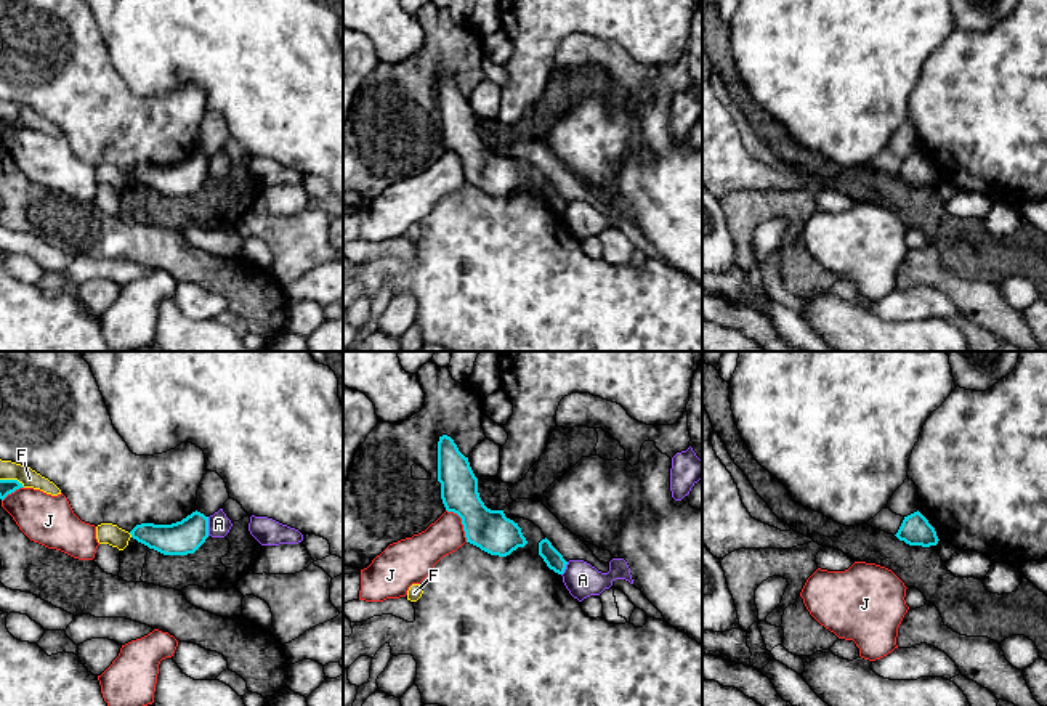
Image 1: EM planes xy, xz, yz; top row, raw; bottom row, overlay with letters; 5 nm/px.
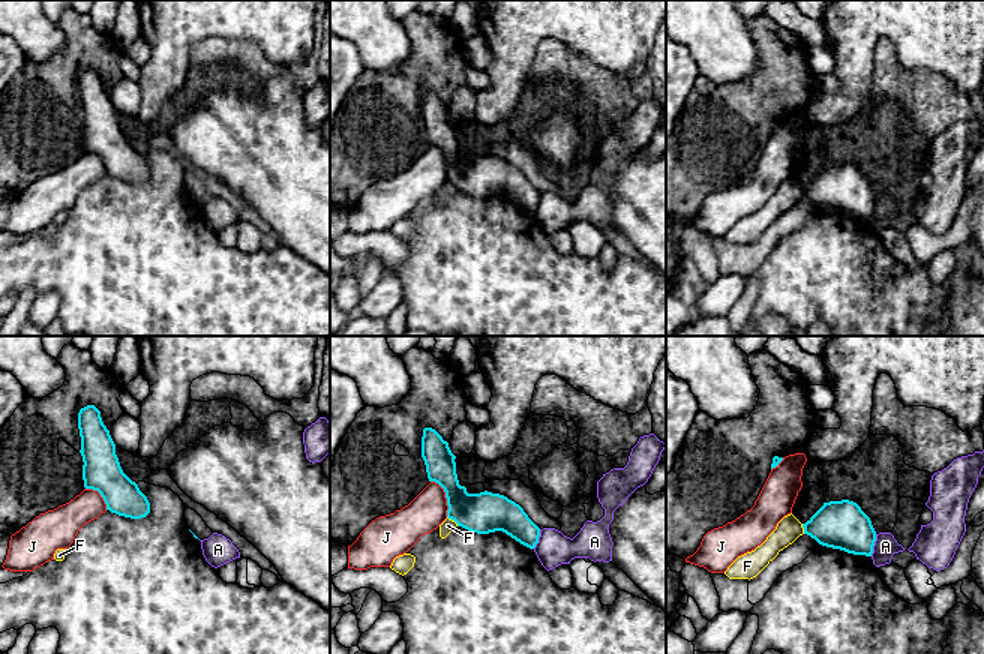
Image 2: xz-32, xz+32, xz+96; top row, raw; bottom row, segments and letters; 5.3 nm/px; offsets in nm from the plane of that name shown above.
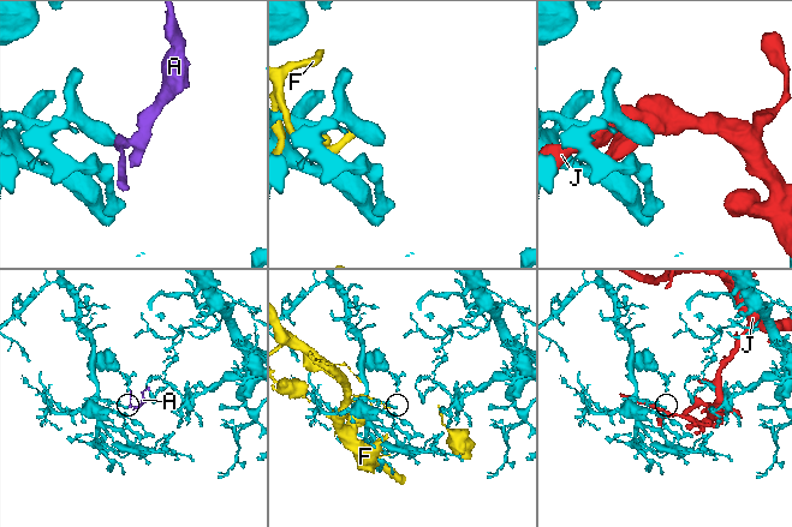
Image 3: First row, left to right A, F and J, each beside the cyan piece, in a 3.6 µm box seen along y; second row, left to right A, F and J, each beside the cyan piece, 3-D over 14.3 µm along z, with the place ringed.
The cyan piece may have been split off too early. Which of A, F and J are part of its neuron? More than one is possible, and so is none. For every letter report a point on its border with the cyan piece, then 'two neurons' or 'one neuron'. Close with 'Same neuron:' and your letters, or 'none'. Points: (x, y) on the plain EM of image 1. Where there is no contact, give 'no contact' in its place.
A: xy (207, 167) | two neurons
F: xy (13, 121) | two neurons
J: xz (462, 164) | two neurons
Same neuron: none

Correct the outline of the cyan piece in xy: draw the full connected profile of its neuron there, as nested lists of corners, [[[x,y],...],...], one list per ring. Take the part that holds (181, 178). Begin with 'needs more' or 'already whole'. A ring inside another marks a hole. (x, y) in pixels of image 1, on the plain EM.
already whole; [[[196,151],[172,165],[136,165],[130,175],[164,196],[188,196],[194,194],[208,178],[208,157]]]

